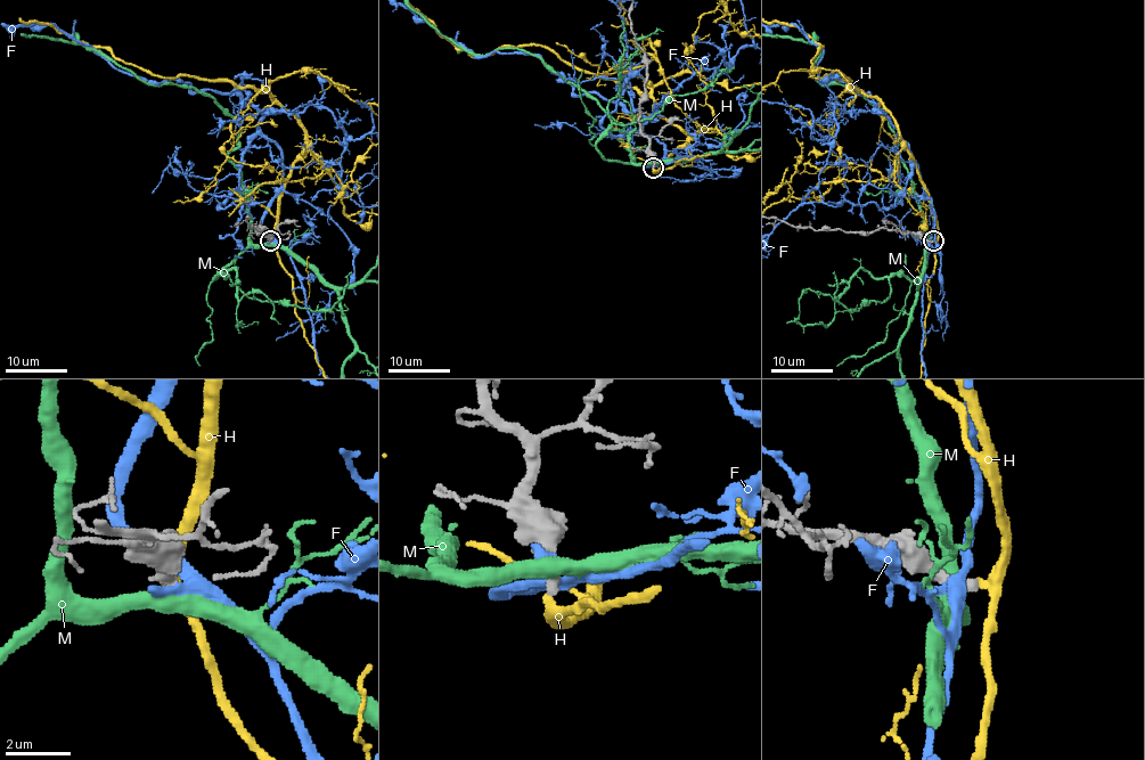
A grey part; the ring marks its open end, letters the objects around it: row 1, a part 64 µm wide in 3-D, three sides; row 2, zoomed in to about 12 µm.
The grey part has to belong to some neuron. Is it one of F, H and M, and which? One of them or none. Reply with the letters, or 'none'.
H

